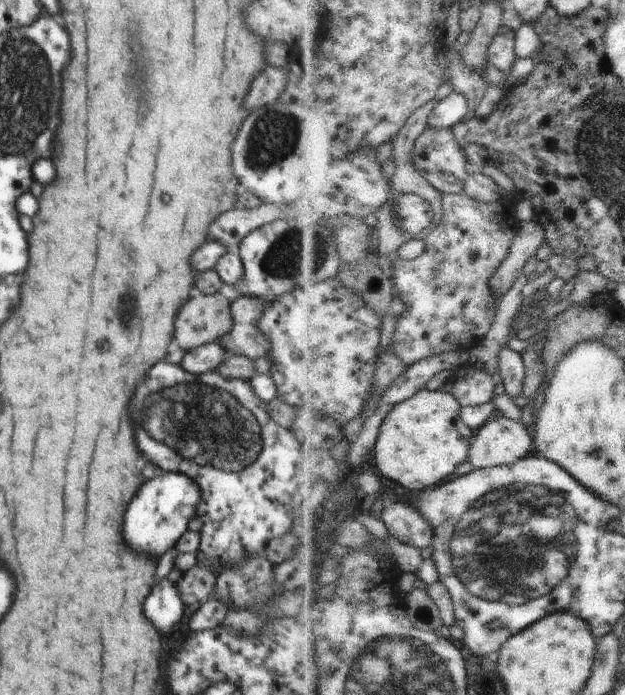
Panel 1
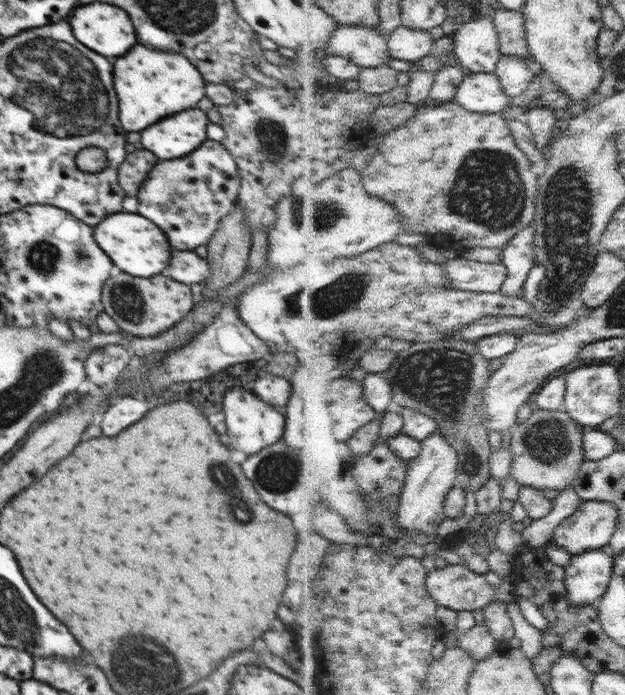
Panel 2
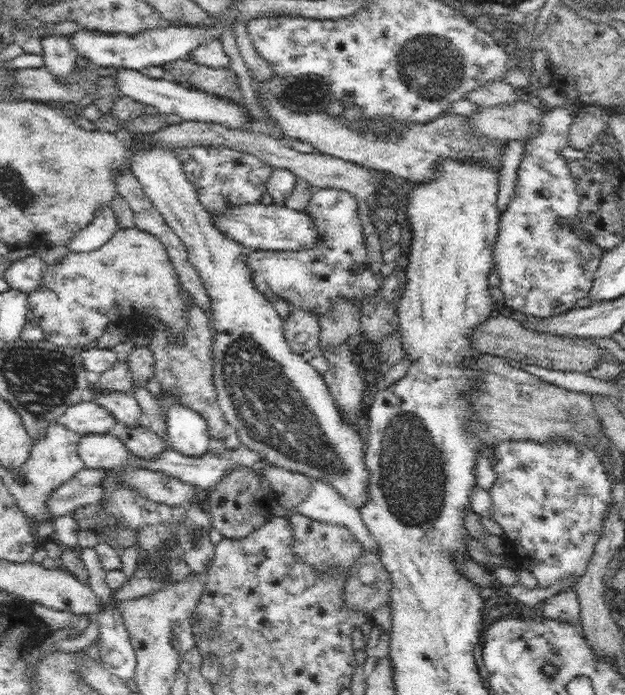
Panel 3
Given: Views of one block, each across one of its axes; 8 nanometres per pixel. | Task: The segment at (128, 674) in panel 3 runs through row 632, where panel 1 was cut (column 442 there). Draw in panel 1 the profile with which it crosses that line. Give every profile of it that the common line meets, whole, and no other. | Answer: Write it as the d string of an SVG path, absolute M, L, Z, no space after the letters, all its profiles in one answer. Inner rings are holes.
M454 90L434 109L429 118L429 128L454 129L458 123L463 122L464 116L470 112L470 109L471 106L466 94Z

